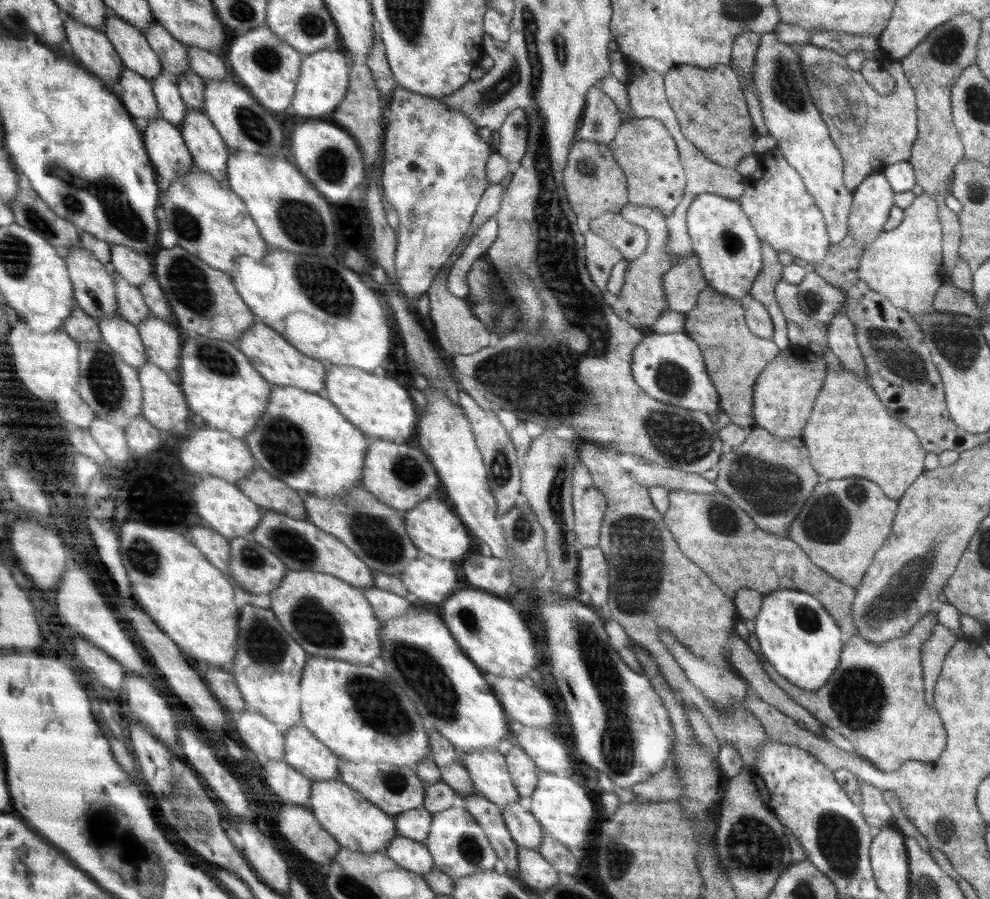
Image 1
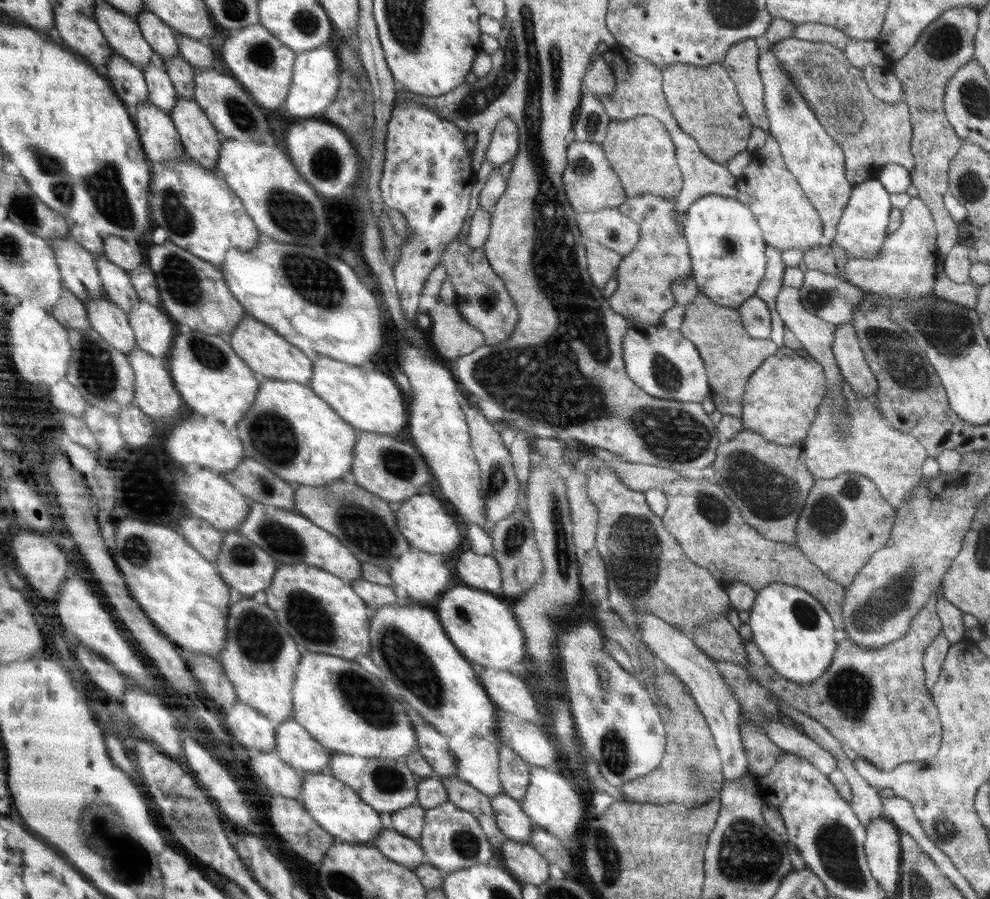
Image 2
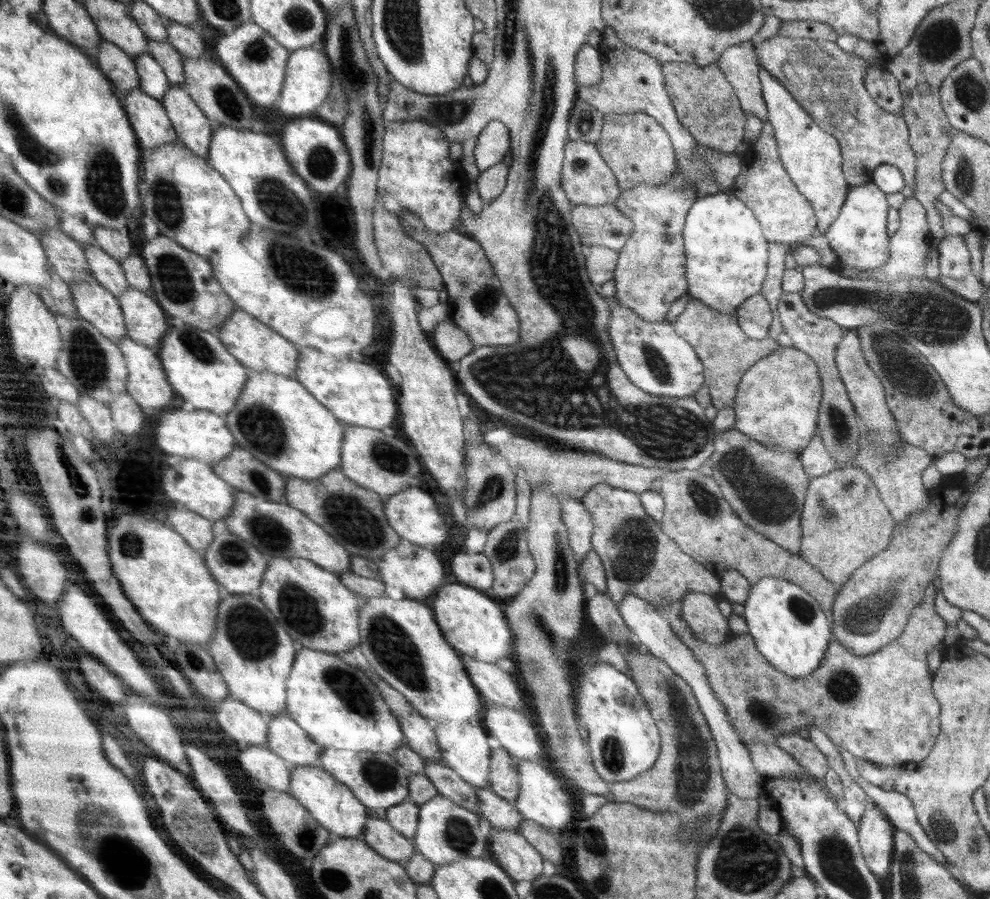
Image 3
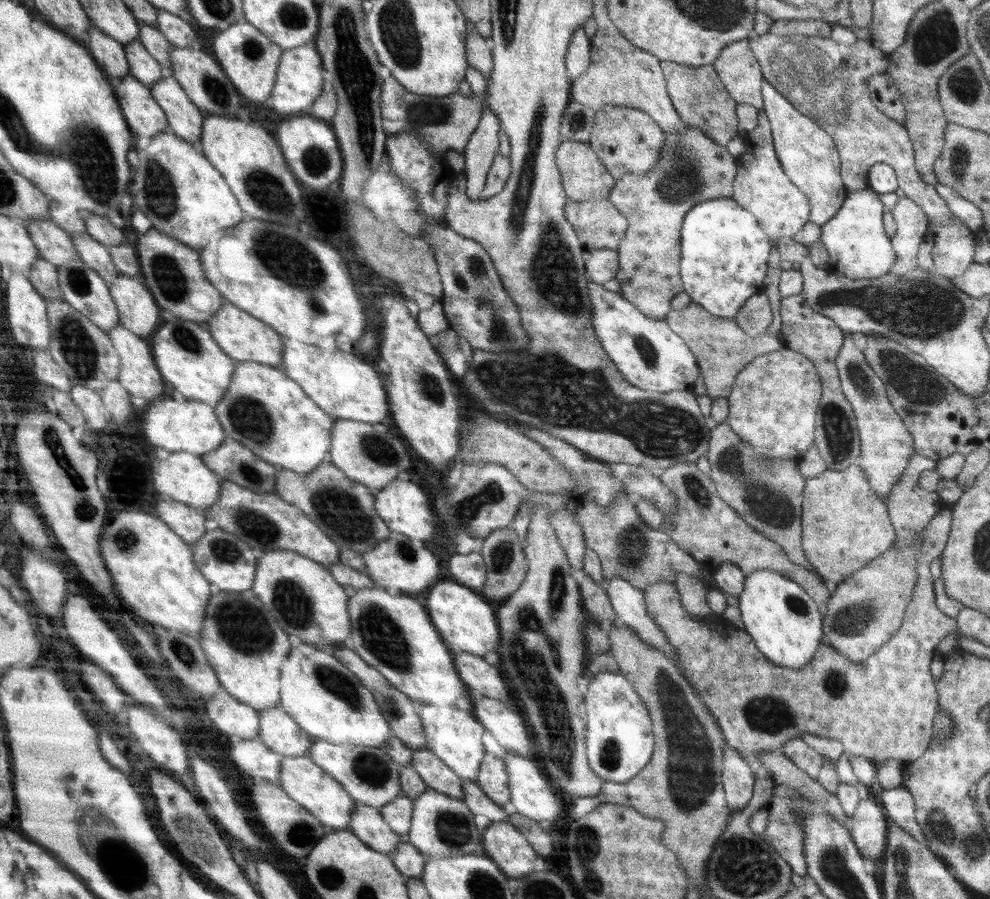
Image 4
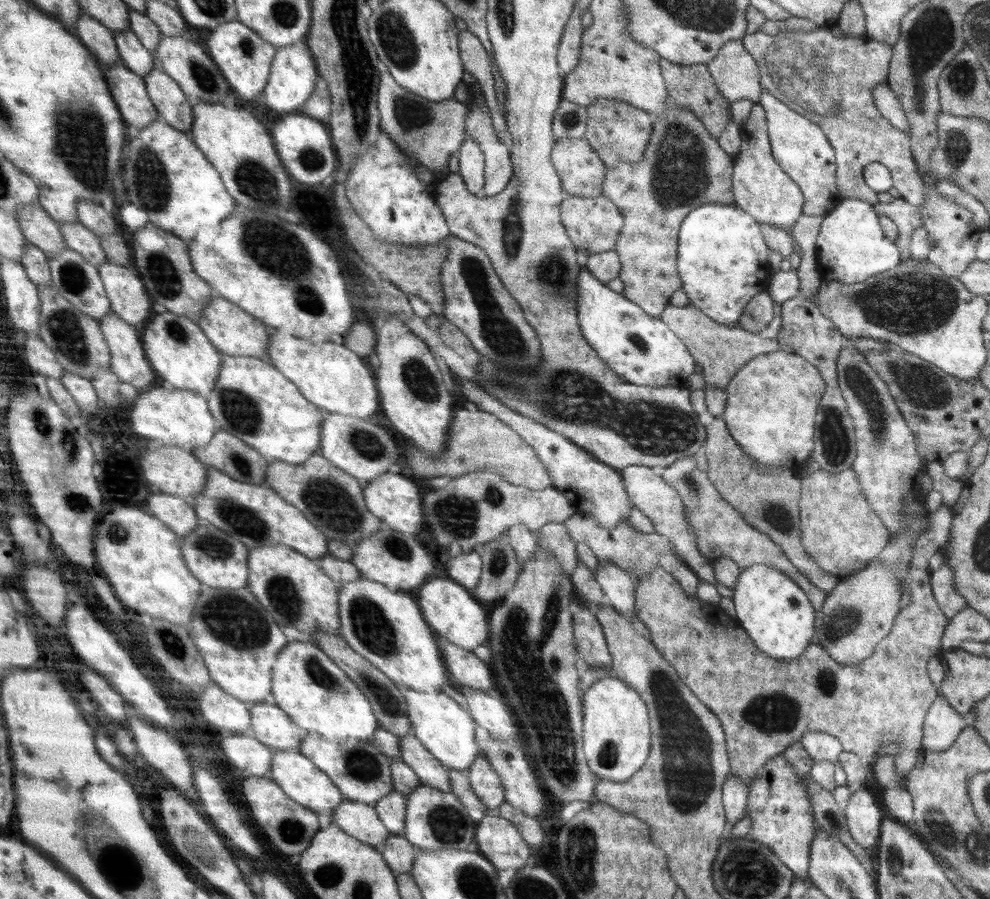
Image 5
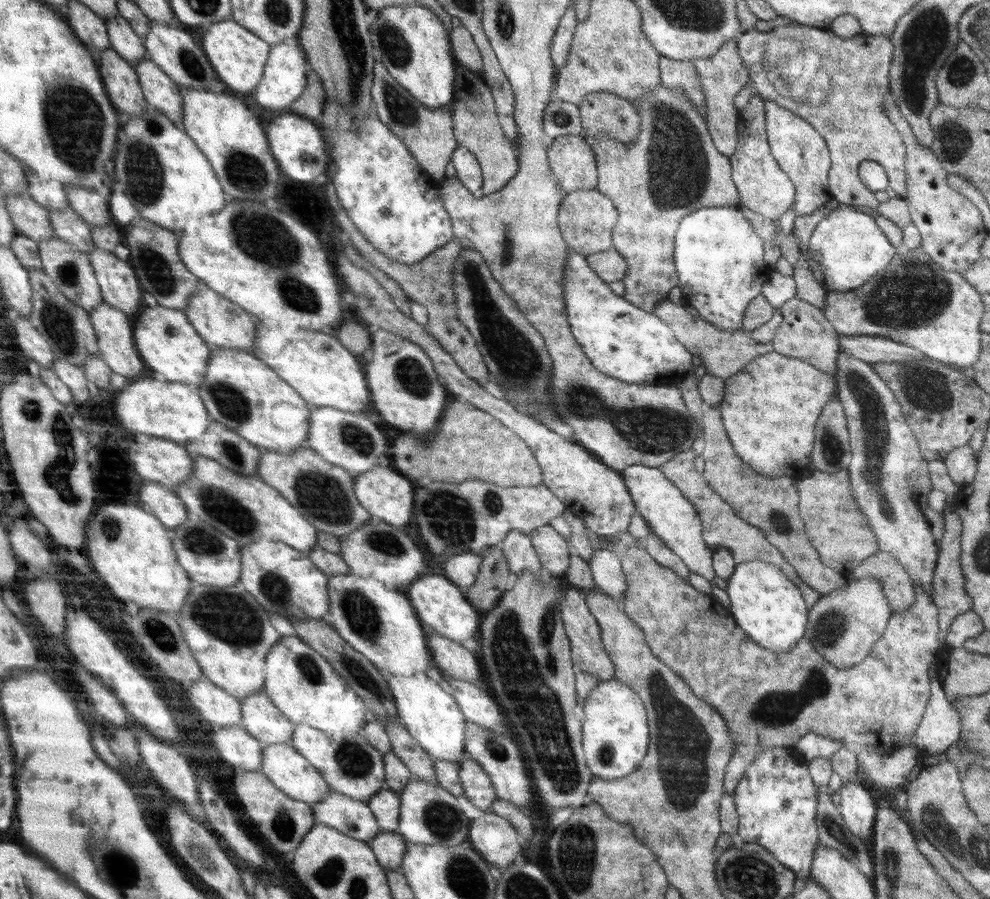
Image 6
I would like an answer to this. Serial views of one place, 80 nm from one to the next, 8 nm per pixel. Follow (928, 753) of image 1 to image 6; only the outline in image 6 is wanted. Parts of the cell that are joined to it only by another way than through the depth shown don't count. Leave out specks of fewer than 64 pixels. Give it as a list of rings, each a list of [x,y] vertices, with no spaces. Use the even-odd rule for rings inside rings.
[[[630,545],[626,547],[626,551],[620,555],[622,570],[626,575],[627,582],[625,596],[623,596],[623,602],[620,605],[622,612],[626,613],[628,618],[631,618],[643,630],[648,646],[656,655],[656,658],[663,664],[666,664],[677,676],[680,676],[698,699],[712,706],[714,710],[718,711],[718,714],[722,715],[724,721],[728,723],[728,733],[730,733],[730,737],[732,737],[731,740],[733,740],[733,744],[735,744],[735,749],[730,757],[726,774],[724,775],[723,791],[725,793],[733,794],[734,791],[736,791],[737,784],[744,776],[745,770],[751,765],[753,758],[759,756],[763,750],[775,748],[775,746],[793,746],[804,734],[812,733],[818,736],[824,736],[824,738],[841,741],[843,746],[852,749],[856,753],[865,751],[884,752],[878,735],[884,730],[885,725],[891,726],[892,730],[896,732],[896,735],[899,734],[900,737],[914,739],[914,733],[916,733],[924,716],[926,703],[928,703],[928,699],[930,699],[929,666],[935,661],[938,651],[943,647],[939,641],[939,610],[936,604],[934,604],[934,601],[929,597],[929,594],[924,589],[921,589],[920,585],[913,584],[915,594],[914,602],[905,611],[894,611],[890,615],[885,633],[880,637],[880,640],[877,640],[874,650],[871,651],[864,662],[846,670],[838,670],[838,668],[832,667],[832,664],[828,664],[828,662],[822,658],[822,655],[816,650],[816,647],[806,637],[800,639],[796,643],[796,646],[791,648],[788,652],[776,653],[767,648],[758,646],[758,644],[736,624],[730,610],[723,607],[714,596],[705,595],[697,591],[690,583],[685,582],[684,578],[678,576],[673,570],[658,564],[658,562],[648,554],[645,548],[638,545]]]

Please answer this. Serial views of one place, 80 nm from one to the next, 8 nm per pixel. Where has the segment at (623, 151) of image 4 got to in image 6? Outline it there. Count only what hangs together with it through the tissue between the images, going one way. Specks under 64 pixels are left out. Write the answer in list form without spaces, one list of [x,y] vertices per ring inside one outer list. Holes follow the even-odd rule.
[[[591,92],[578,108],[583,130],[594,138],[605,132],[618,142],[631,142],[641,131],[636,107],[611,92]]]

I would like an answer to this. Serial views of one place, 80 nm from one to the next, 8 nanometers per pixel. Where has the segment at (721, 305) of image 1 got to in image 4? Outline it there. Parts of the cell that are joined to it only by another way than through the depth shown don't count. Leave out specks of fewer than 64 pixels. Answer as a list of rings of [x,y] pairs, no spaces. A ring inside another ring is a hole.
[[[691,302],[682,310],[670,310],[664,321],[685,343],[695,356],[708,396],[728,397],[738,373],[757,356],[778,350],[782,344],[777,337],[748,336],[732,318],[718,318],[704,310],[703,306]]]

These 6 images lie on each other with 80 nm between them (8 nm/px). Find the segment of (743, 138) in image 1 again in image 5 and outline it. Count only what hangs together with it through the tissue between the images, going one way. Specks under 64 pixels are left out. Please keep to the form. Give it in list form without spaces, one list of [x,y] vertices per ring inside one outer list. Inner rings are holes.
[[[665,58],[659,60],[660,70],[665,82],[669,96],[674,99],[675,104],[683,106],[693,112],[706,127],[706,130],[716,139],[729,122],[729,104],[725,101],[723,94],[717,89],[712,75],[705,64],[676,64]]]

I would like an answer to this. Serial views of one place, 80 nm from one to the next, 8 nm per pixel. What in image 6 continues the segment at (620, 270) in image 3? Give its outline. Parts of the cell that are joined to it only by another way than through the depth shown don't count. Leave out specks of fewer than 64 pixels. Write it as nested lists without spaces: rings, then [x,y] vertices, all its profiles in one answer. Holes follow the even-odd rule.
[[[659,82],[632,104],[640,115],[641,131],[631,142],[618,142],[605,132],[594,138],[583,130],[581,136],[584,136],[596,159],[596,190],[614,204],[618,214],[612,241],[613,248],[628,265],[621,280],[625,286],[623,297],[641,310],[652,313],[656,305],[666,300],[669,292],[679,284],[674,262],[674,242],[680,220],[700,208],[736,207],[740,202],[740,194],[732,181],[729,157],[714,146],[705,120],[681,88],[666,88]]]

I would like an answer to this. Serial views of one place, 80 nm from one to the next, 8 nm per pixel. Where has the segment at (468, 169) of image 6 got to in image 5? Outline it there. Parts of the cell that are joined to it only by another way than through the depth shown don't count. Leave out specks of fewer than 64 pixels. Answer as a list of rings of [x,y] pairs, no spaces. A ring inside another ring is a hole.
[[[465,139],[456,154],[459,160],[458,174],[462,178],[467,190],[477,198],[485,197],[484,155],[479,144],[474,139]]]

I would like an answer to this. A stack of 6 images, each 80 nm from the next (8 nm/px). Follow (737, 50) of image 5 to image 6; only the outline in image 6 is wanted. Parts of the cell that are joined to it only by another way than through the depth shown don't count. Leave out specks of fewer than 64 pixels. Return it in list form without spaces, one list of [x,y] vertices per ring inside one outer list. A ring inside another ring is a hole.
[[[735,39],[725,42],[716,54],[708,58],[693,58],[690,60],[699,72],[703,93],[705,94],[707,108],[707,129],[711,134],[714,146],[724,156],[735,153],[738,142],[739,111],[734,106],[734,99],[745,84],[751,85],[748,69],[744,66]]]

